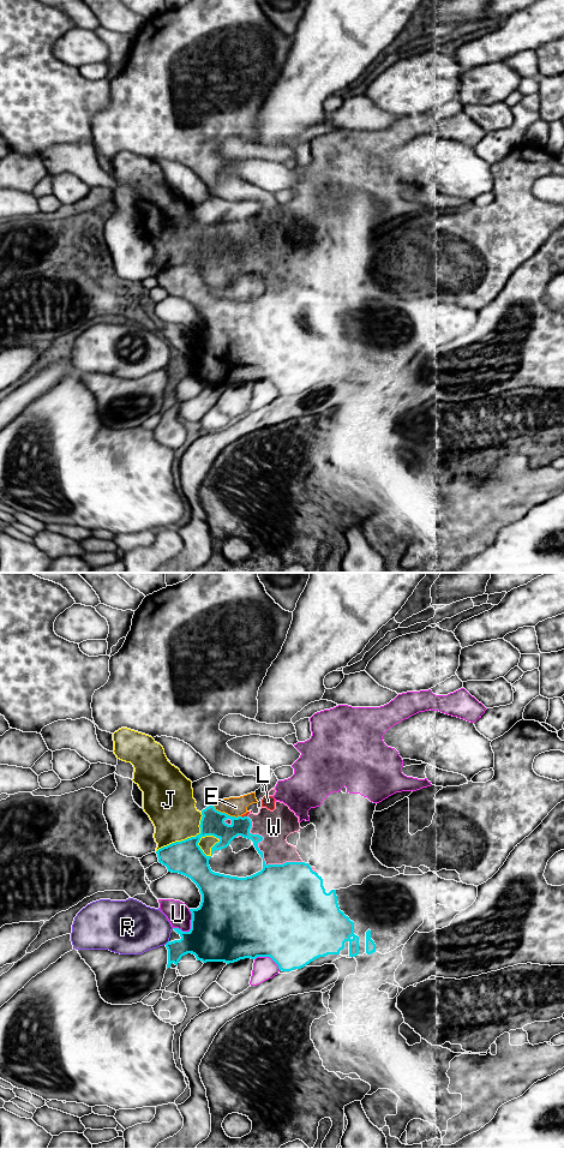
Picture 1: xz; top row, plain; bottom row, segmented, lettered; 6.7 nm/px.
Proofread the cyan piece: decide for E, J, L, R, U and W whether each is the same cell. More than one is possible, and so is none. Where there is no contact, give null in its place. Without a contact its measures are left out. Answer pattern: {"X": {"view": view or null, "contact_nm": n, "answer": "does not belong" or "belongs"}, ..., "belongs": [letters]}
{"E": {"view": "xz", "contact_nm": 200, "answer": "does not belong"}, "J": {"view": "xz", "contact_nm": 420, "answer": "does not belong"}, "L": {"view": "xz", "contact_nm": 40, "answer": "does not belong"}, "R": {"view": "xz", "contact_nm": 40, "answer": "does not belong"}, "U": {"view": "xz", "contact_nm": 180, "answer": "does not belong"}, "W": {"view": "xz", "contact_nm": 480, "answer": "does not belong"}, "belongs": []}

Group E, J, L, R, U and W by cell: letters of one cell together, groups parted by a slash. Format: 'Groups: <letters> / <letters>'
Groups: E J L W / R / U

